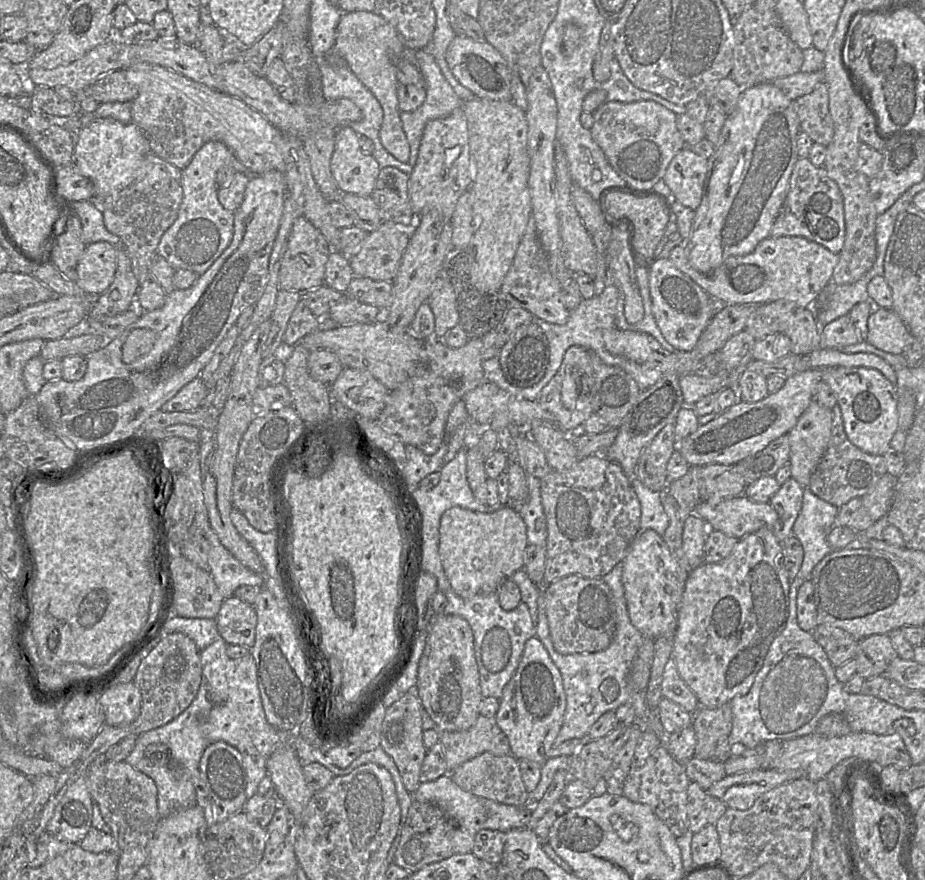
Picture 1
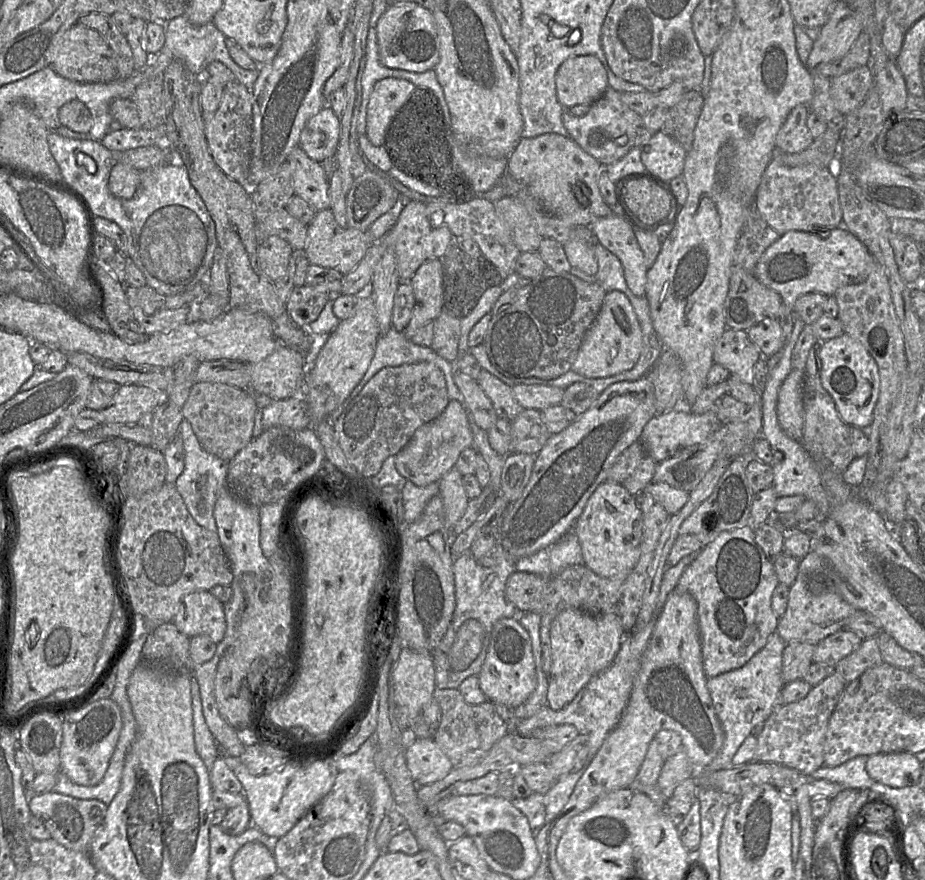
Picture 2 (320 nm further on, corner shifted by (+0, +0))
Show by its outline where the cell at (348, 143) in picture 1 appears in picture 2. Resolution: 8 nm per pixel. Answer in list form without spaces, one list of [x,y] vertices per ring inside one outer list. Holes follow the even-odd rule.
[[[329,106],[310,118],[300,135],[299,146],[314,161],[335,157],[340,139],[340,119]]]

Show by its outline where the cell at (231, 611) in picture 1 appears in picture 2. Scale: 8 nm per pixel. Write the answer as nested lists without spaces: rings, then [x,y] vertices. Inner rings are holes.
[[[209,590],[192,592],[182,599],[173,623],[190,638],[206,635],[218,644],[226,631],[224,604]]]

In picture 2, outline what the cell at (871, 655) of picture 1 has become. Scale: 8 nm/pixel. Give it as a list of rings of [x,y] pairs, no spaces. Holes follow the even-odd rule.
[[[841,629],[828,635],[815,645],[813,662],[834,668],[841,659],[853,652],[862,641],[863,638],[854,631]]]

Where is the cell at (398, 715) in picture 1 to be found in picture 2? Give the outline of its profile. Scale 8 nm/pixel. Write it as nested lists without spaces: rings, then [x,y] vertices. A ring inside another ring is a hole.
[[[432,738],[416,739],[405,749],[405,759],[408,771],[417,786],[439,781],[453,768],[449,758]]]

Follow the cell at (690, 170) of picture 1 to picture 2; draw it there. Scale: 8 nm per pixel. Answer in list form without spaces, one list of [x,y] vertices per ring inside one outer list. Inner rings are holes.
[[[655,132],[649,141],[641,147],[641,161],[645,174],[670,181],[681,176],[687,151],[681,144],[664,133]]]

